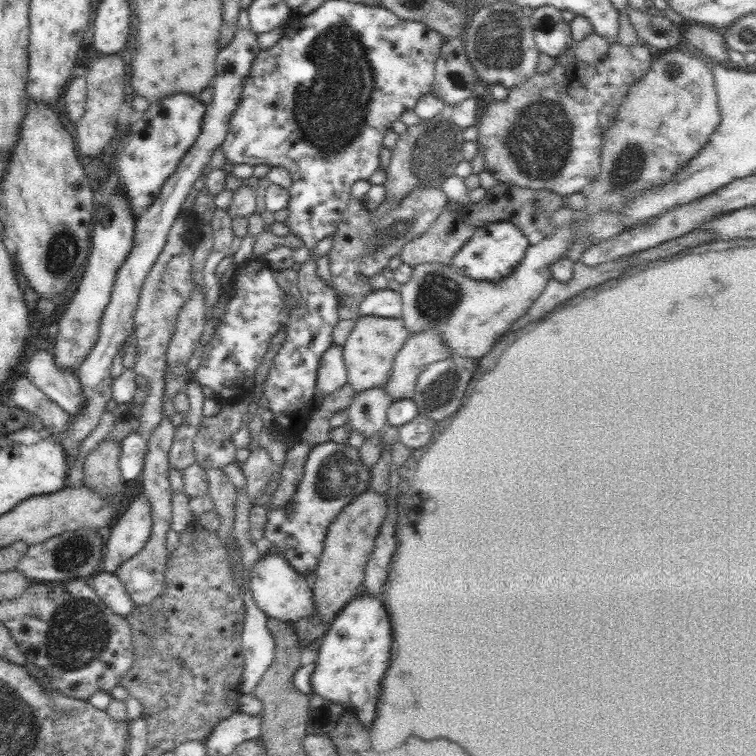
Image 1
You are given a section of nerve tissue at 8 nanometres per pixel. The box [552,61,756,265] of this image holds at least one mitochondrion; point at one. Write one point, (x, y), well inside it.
(629, 164)

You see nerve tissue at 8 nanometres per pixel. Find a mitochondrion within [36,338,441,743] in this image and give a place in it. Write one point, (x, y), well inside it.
(82, 631)

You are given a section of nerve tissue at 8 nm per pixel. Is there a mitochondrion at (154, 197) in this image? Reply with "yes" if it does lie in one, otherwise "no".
no

